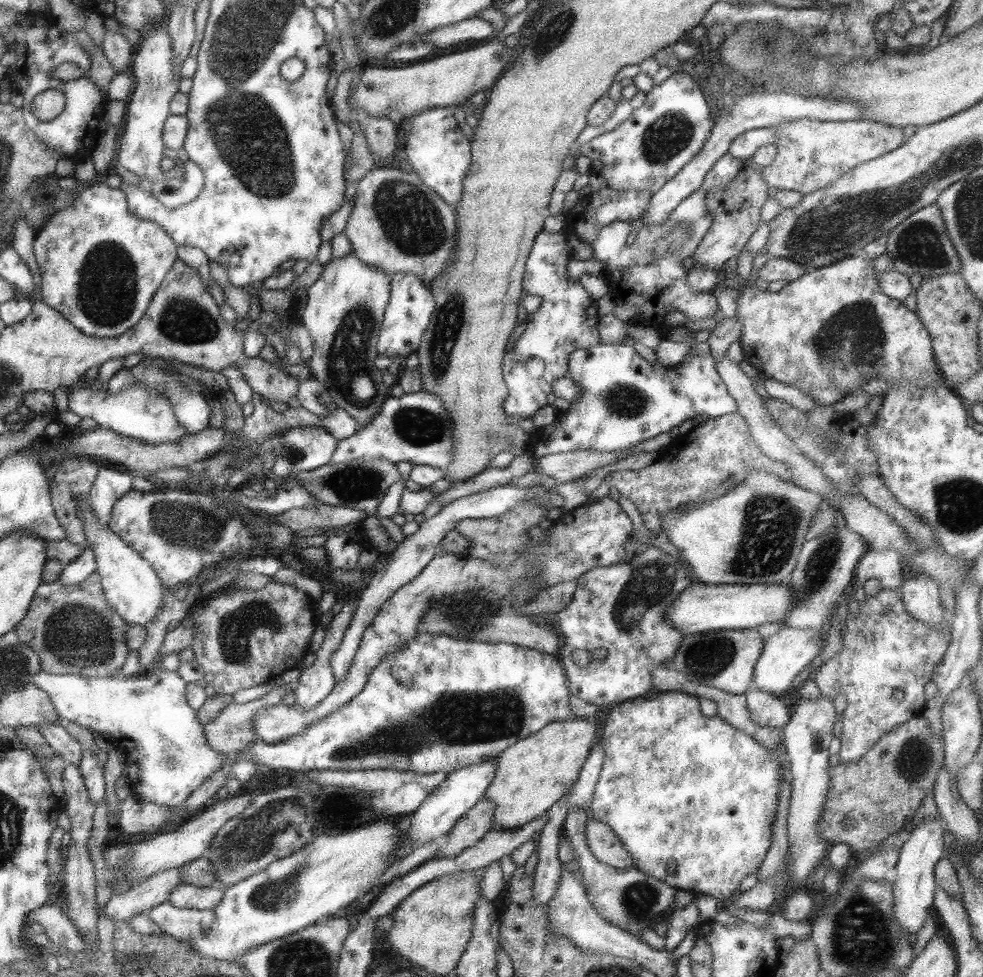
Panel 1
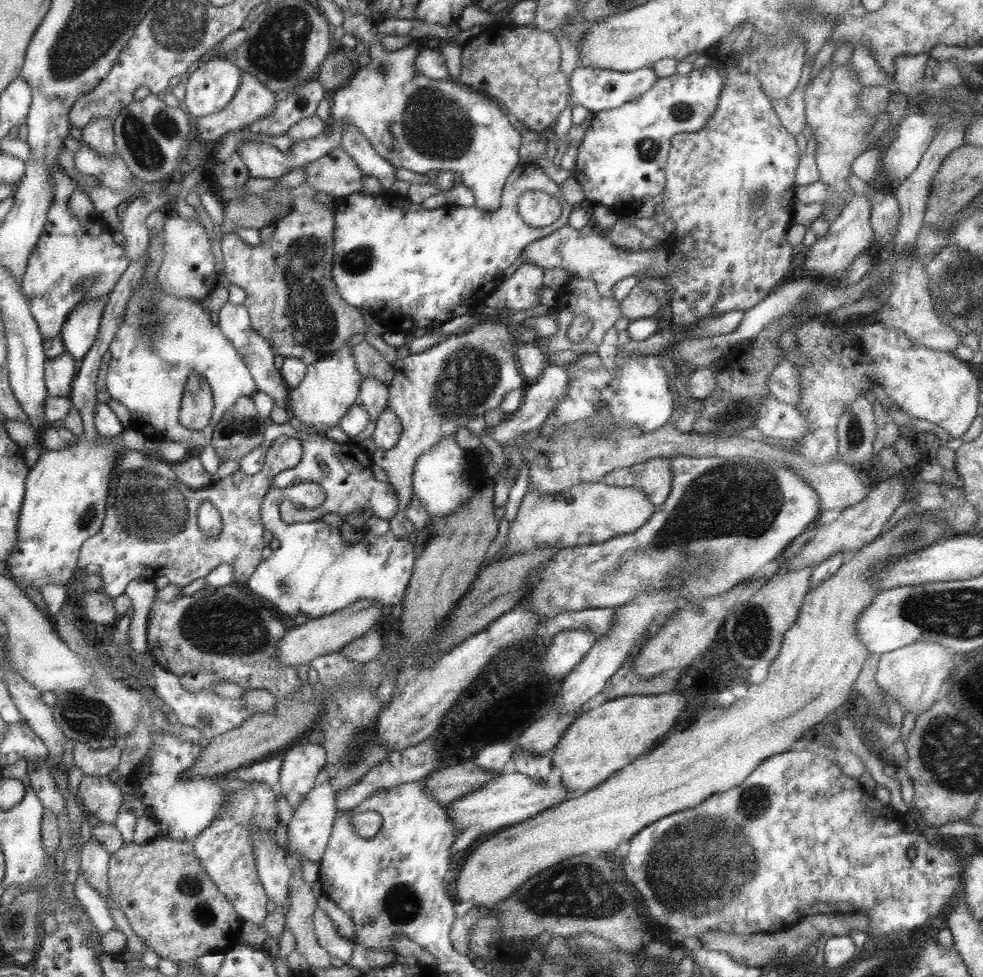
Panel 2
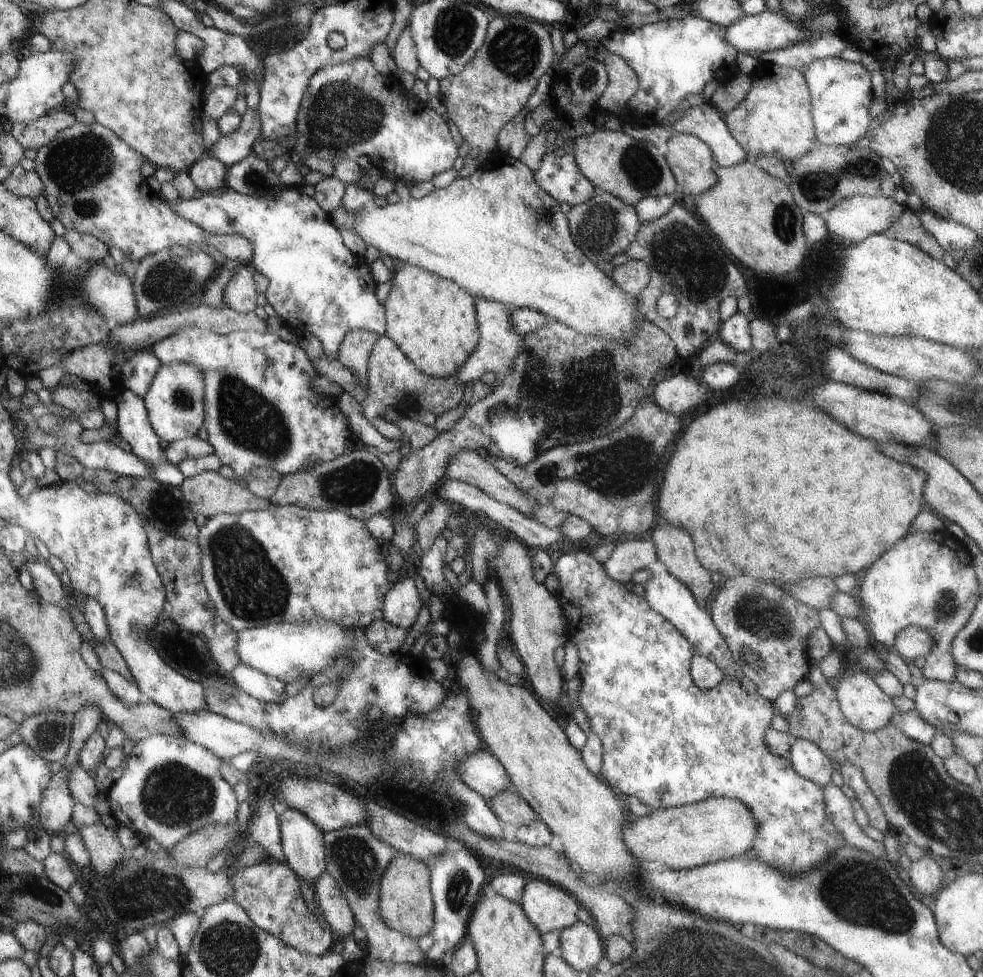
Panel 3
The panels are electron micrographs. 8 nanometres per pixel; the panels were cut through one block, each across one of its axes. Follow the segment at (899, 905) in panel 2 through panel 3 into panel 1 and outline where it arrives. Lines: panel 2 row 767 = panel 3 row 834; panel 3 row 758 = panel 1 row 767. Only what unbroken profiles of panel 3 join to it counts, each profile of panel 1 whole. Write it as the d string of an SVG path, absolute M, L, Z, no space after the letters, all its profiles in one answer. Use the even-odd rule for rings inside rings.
M669 692L669 694L659 694L653 696L651 700L647 698L637 698L637 700L629 700L623 704L615 704L609 706L603 714L603 730L601 730L601 746L603 746L603 768L593 792L593 802L589 806L589 818L593 822L603 822L609 826L609 830L617 836L617 840L623 842L623 848L629 852L631 860L633 860L633 868L657 878L665 884L669 884L675 890L685 890L691 892L695 896L713 896L721 906L727 898L731 898L733 892L741 892L741 880L747 878L749 874L757 872L759 866L765 860L765 854L771 846L771 822L775 822L775 814L777 814L777 794L781 784L785 782L785 778L789 778L789 768L787 768L787 760L785 760L785 748L777 746L775 750L767 750L763 744L757 744L751 736L747 736L745 732L733 728L731 724L727 724L725 720L717 718L717 716L705 716L699 708L699 700L695 700L693 696L681 694L681 692ZM663 858L671 858L677 868L673 874L667 874L667 862Z

